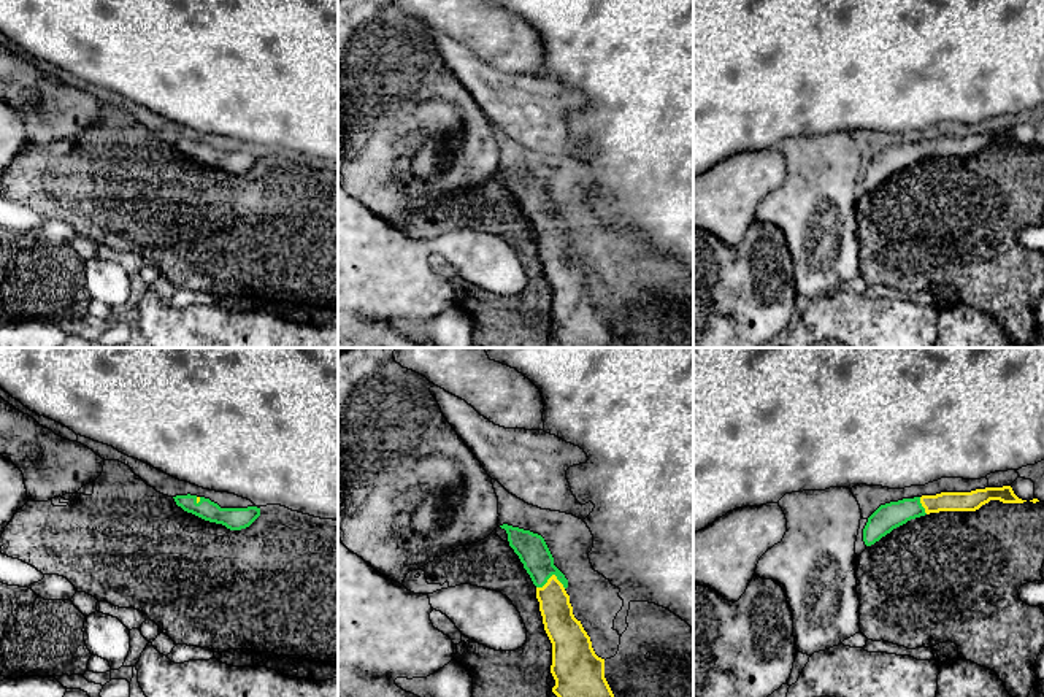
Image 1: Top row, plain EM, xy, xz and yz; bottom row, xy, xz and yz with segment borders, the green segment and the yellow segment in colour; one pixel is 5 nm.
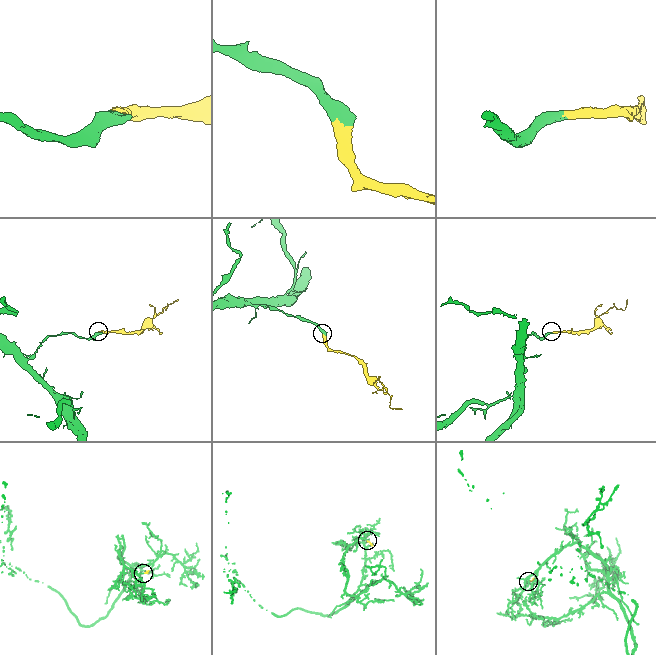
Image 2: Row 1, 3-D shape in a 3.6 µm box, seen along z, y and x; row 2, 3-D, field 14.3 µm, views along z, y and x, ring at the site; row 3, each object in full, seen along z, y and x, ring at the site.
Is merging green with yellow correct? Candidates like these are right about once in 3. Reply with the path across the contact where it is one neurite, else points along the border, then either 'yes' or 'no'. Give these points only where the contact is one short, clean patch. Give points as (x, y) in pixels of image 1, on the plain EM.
runs through xz (532, 194), (552, 218), (552, 243), (559, 265); yes

